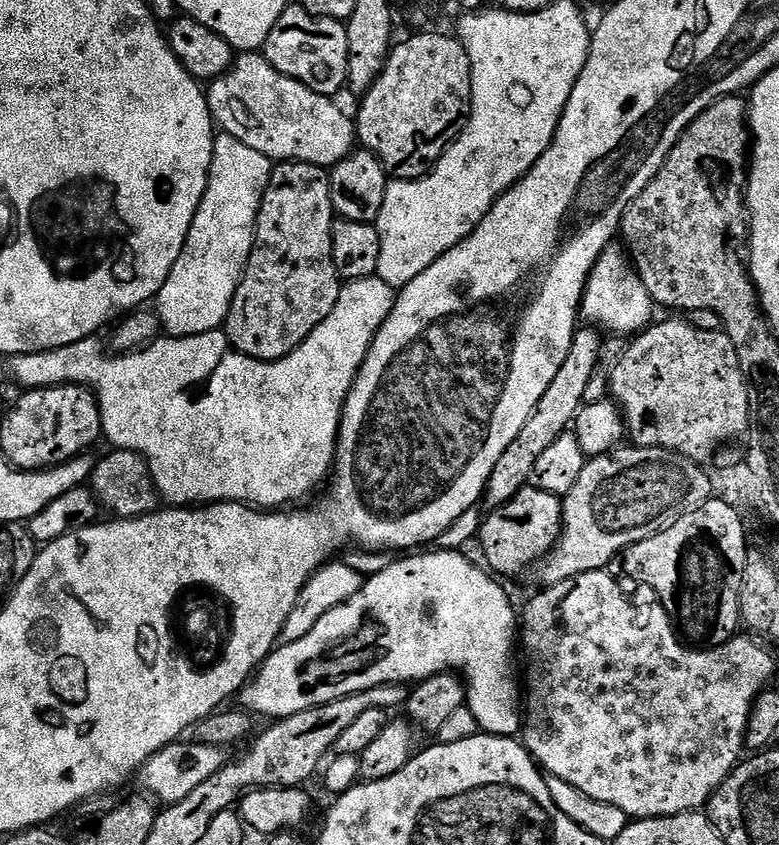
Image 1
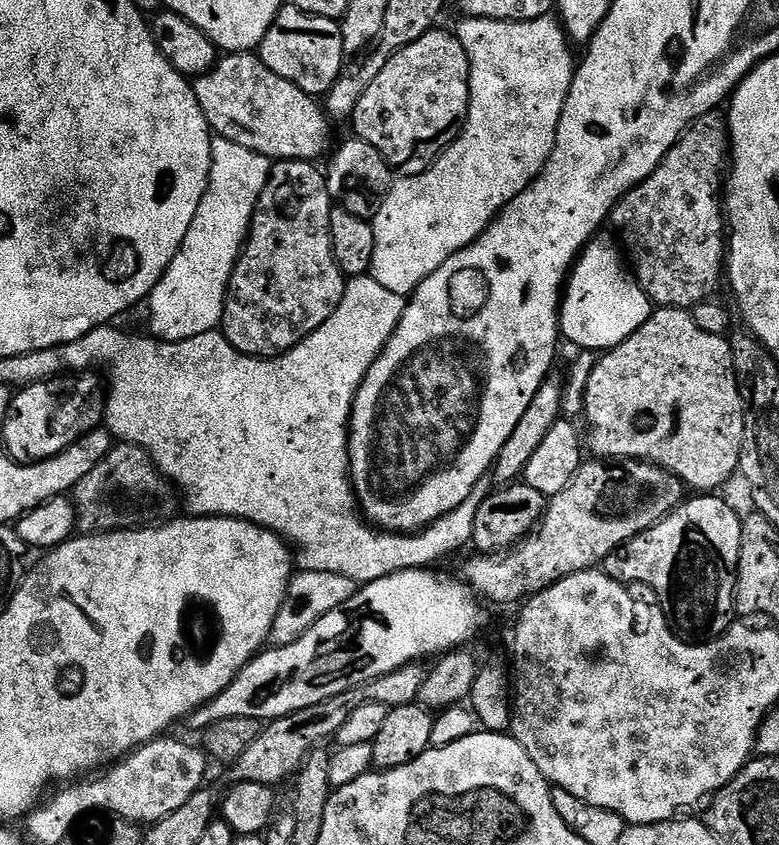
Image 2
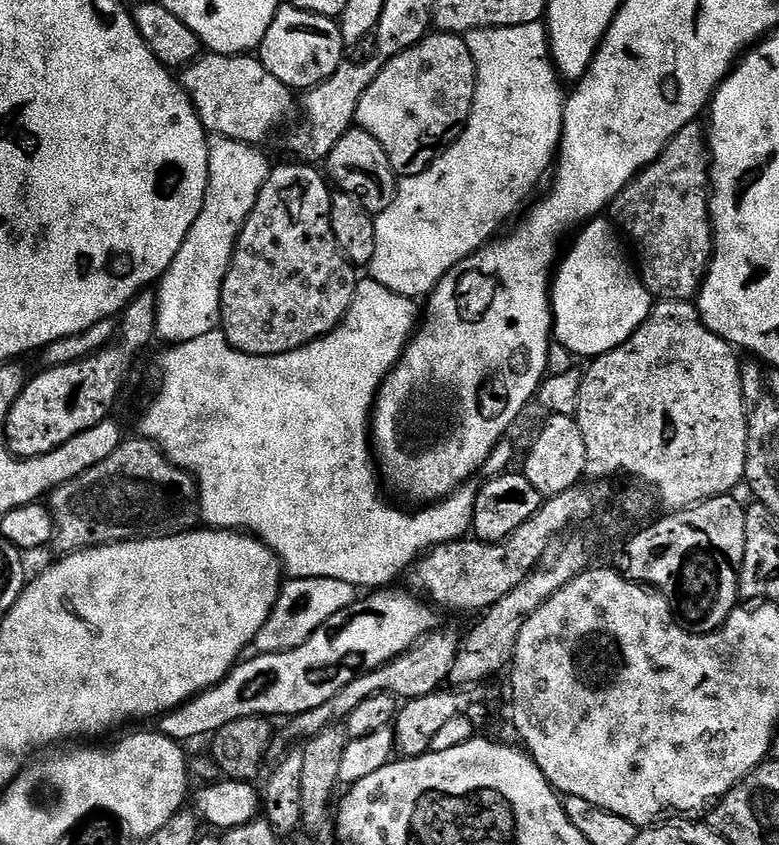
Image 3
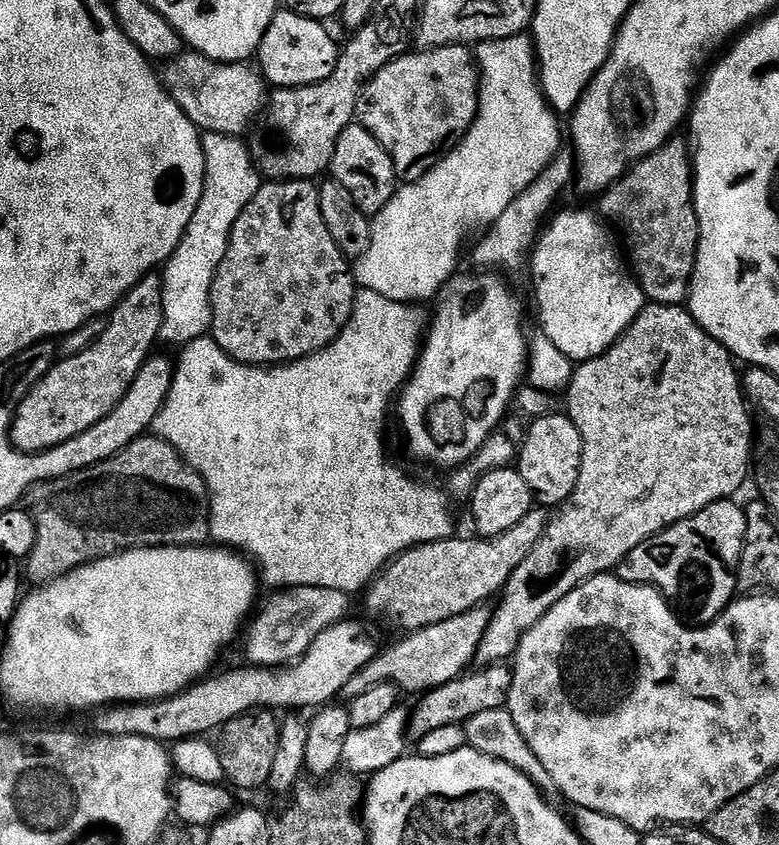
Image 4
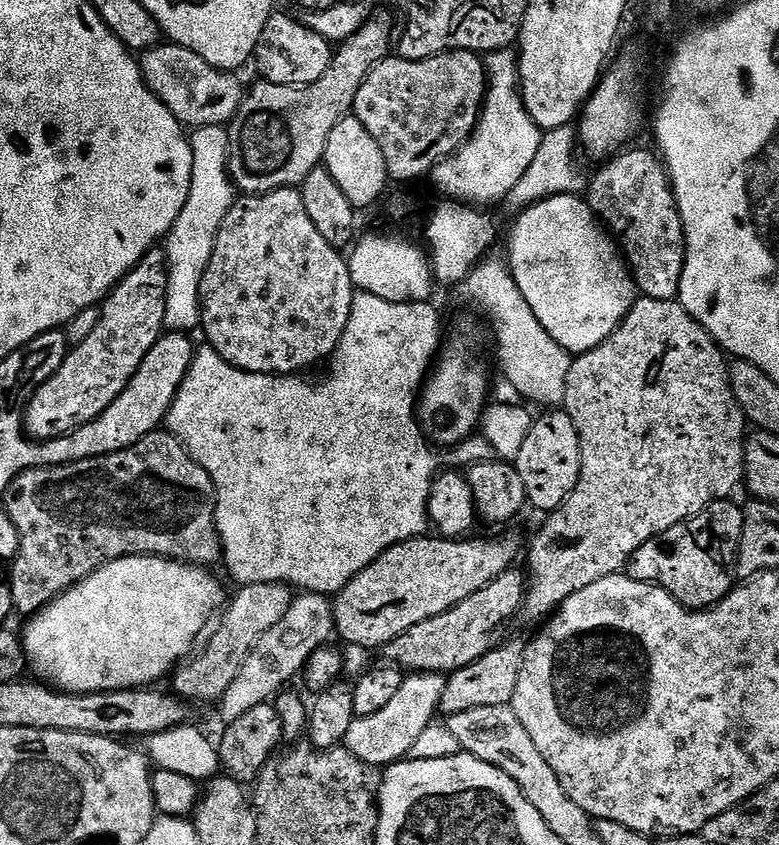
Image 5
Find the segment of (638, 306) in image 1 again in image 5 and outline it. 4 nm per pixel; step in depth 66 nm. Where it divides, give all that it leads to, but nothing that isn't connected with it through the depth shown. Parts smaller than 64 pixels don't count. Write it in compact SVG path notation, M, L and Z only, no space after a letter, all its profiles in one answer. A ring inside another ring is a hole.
M579 195L548 197L519 213L515 219L512 237L508 240L510 256L507 255L506 261L514 282L546 333L571 354L589 352L606 342L636 305L638 289L628 261L587 199Z

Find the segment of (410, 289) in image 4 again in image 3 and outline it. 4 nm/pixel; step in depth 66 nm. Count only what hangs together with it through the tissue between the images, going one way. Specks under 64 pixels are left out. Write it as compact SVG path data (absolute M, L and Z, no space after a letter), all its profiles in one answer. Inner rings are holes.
M542 22L479 28L468 32L466 39L476 63L476 89L474 106L462 134L422 174L403 177L396 185L396 197L390 206L375 217L374 254L366 272L399 296L427 297L451 268L489 243L520 203L539 186L540 179L549 175L564 135L566 88L552 62L552 44Z

